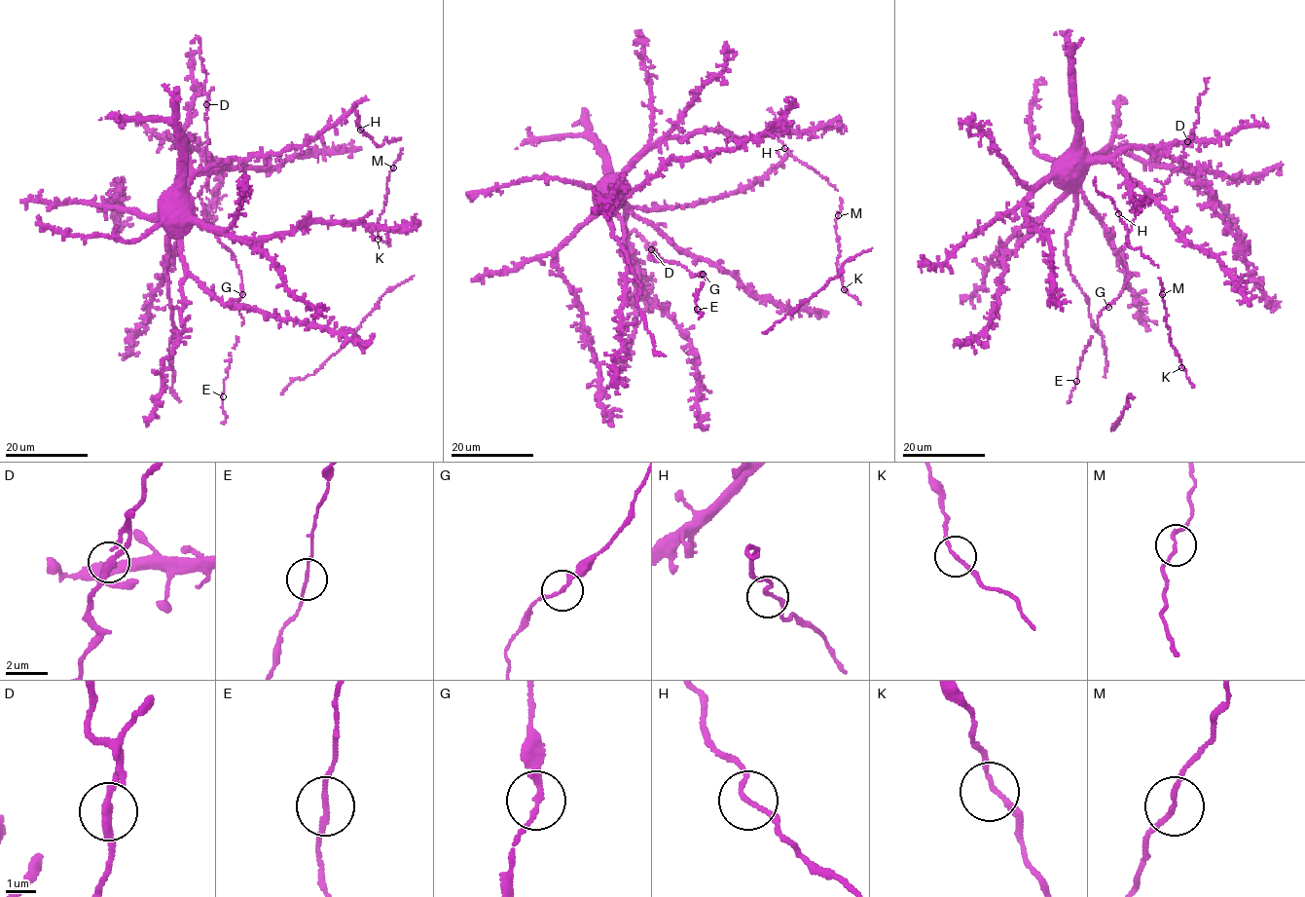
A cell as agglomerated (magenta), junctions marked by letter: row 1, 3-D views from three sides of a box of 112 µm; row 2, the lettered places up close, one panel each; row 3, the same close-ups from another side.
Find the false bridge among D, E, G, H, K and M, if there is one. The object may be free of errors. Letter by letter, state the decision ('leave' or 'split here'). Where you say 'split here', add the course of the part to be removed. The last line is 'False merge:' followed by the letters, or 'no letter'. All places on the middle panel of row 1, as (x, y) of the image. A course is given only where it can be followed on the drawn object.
D: leave
E: leave
G: leave
H: leave
K: leave
M: leave
False merge: no letter

